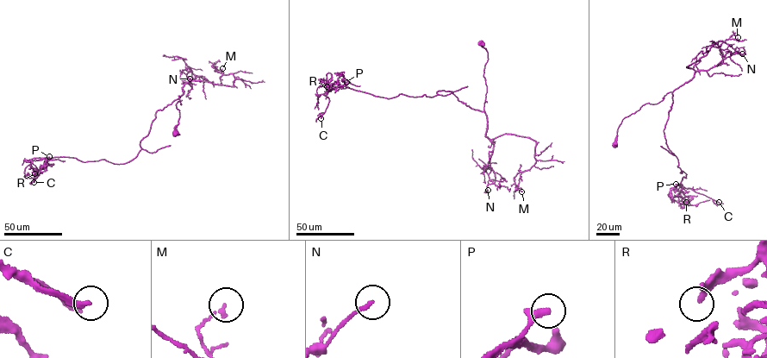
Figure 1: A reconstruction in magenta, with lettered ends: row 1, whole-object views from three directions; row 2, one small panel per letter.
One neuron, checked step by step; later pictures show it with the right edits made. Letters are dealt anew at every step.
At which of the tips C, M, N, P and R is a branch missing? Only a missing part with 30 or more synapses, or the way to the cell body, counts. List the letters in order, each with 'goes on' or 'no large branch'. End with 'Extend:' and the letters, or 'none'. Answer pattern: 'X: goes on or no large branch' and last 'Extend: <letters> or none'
C: no large branch
M: no large branch
N: no large branch
P: no large branch
R: no large branch
Extend: none

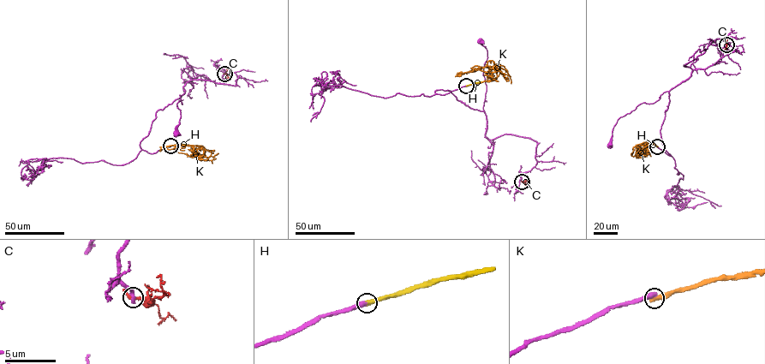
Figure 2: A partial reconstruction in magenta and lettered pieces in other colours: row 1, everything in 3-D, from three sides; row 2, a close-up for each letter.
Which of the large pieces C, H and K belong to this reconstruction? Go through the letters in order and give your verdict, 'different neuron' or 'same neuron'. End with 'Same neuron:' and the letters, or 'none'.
C: different neuron
H: same neuron
K: different neuron
Same neuron: H

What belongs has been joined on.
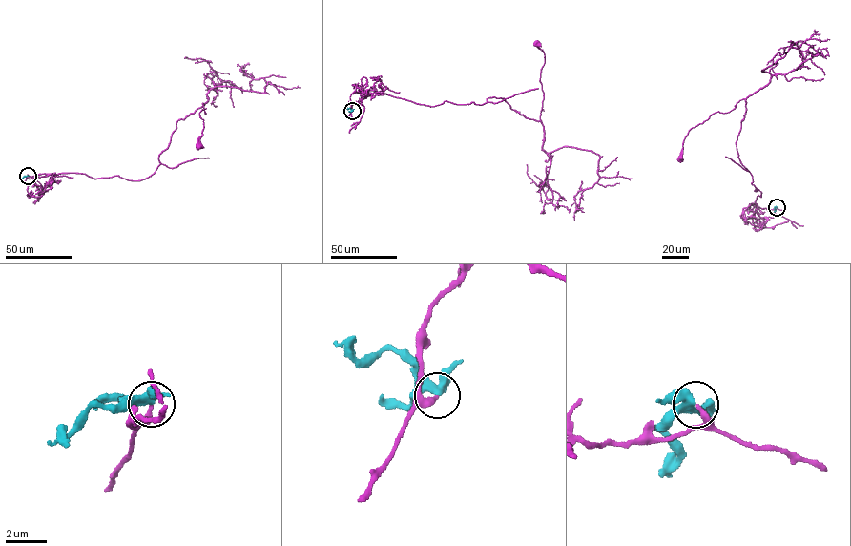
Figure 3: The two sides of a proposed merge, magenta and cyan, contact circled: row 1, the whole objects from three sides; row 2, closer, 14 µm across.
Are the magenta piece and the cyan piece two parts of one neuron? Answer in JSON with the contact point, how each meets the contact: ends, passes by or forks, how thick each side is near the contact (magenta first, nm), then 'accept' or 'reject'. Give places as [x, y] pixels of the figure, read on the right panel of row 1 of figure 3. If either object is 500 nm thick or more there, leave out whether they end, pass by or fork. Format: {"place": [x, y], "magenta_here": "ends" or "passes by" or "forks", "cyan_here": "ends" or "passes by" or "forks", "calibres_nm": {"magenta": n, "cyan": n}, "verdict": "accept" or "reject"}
{"place": [777, 207], "magenta_here": "ends", "cyan_here": "forks", "calibres_nm": {"magenta": 240, "cyan": 320}, "verdict": "reject"}

